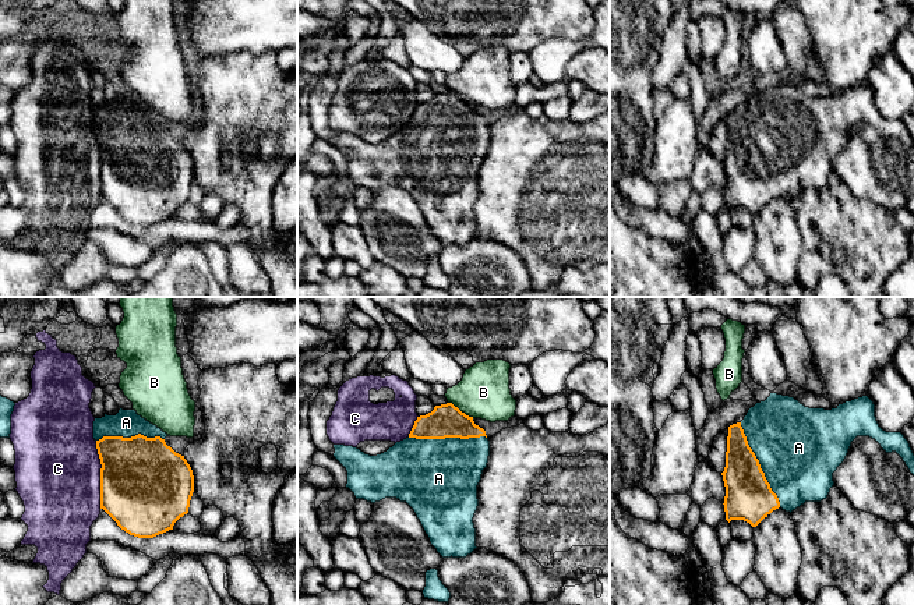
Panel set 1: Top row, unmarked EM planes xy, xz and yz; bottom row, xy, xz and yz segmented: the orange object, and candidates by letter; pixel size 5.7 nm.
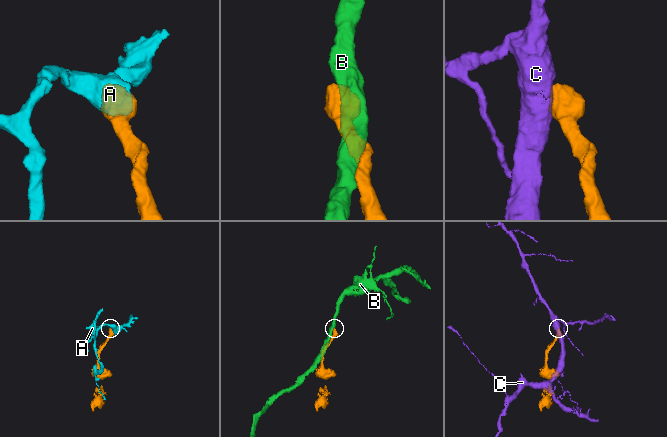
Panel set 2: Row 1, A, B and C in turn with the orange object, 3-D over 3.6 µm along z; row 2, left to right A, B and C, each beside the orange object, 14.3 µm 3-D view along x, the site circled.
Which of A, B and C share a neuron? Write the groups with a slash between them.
A / B / C

